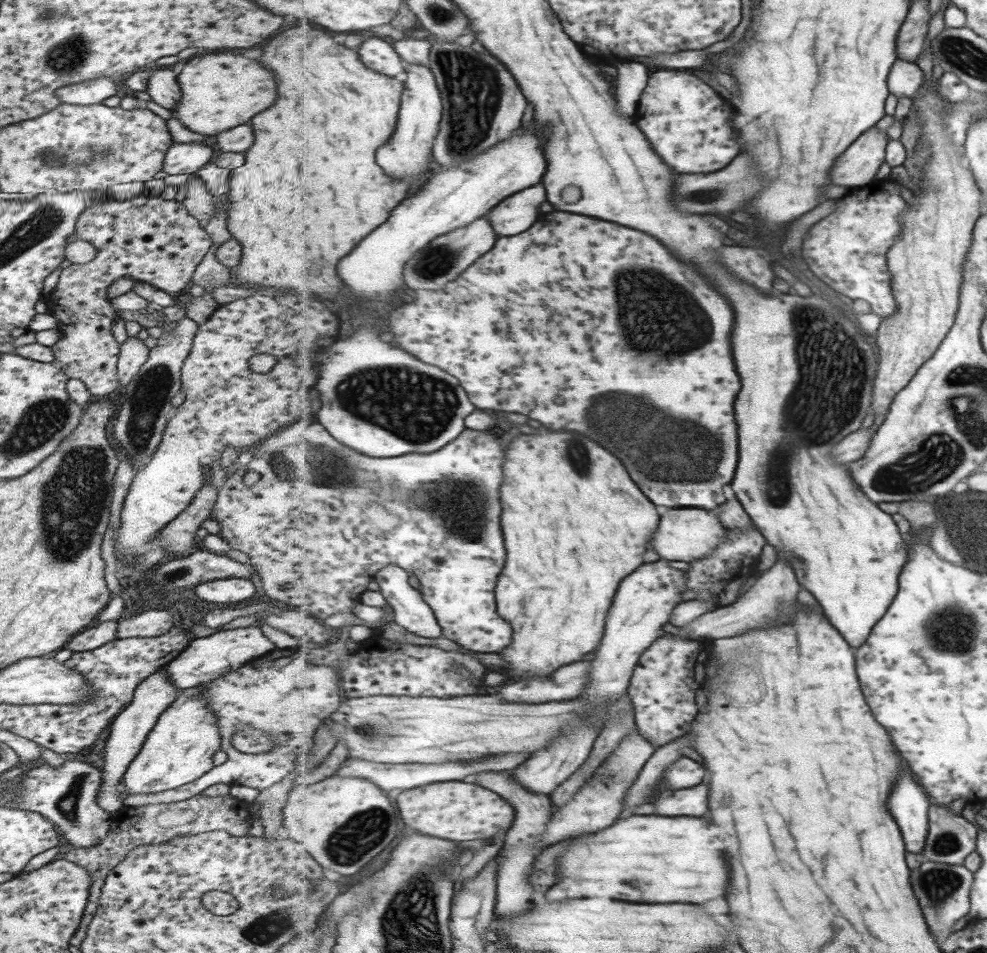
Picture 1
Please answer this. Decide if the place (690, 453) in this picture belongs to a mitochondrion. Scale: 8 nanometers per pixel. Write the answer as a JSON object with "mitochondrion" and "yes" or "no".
{"mitochondrion":"yes"}

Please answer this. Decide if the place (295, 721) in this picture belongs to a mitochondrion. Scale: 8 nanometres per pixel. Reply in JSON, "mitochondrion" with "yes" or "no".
{"mitochondrion":"no"}

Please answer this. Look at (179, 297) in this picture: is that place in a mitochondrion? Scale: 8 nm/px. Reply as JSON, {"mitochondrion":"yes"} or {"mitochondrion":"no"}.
{"mitochondrion":"no"}

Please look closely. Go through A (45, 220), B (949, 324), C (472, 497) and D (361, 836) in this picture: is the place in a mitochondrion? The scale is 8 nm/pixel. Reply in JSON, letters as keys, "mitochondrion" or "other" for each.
{"A":"mitochondrion","B":"other","C":"mitochondrion","D":"mitochondrion"}

